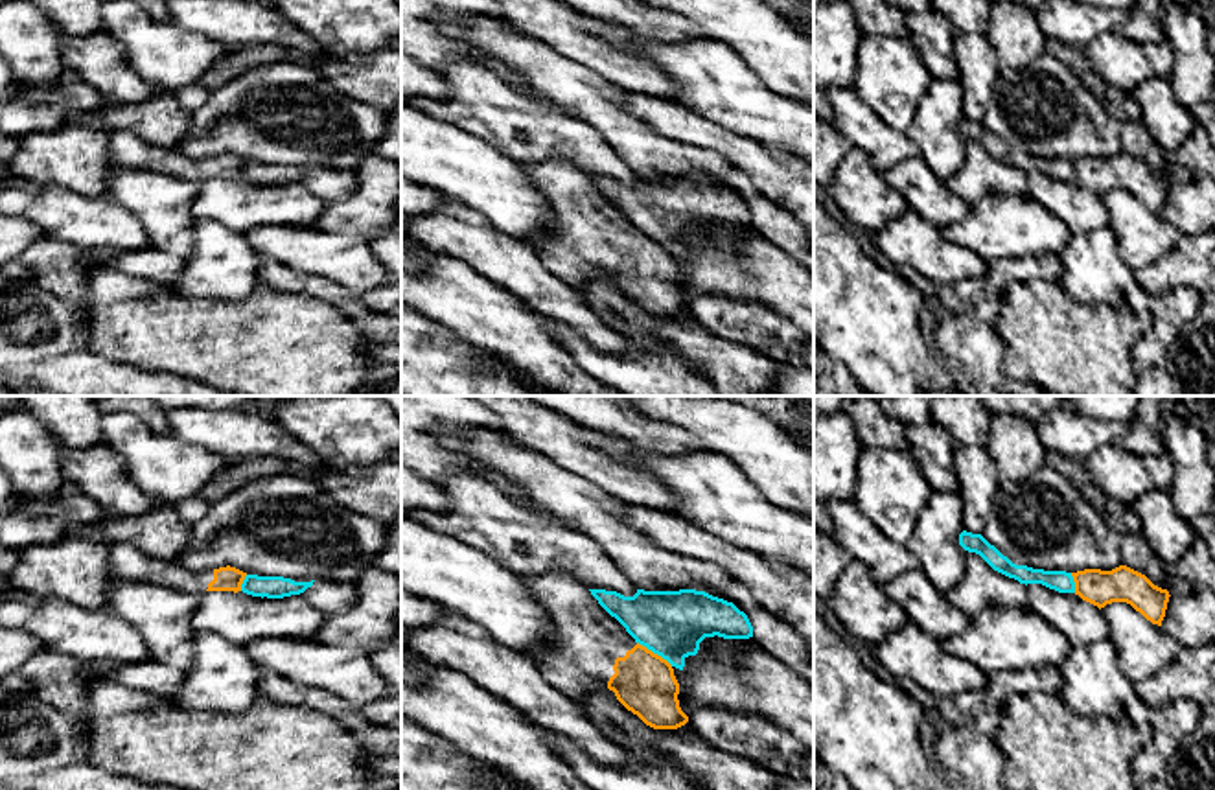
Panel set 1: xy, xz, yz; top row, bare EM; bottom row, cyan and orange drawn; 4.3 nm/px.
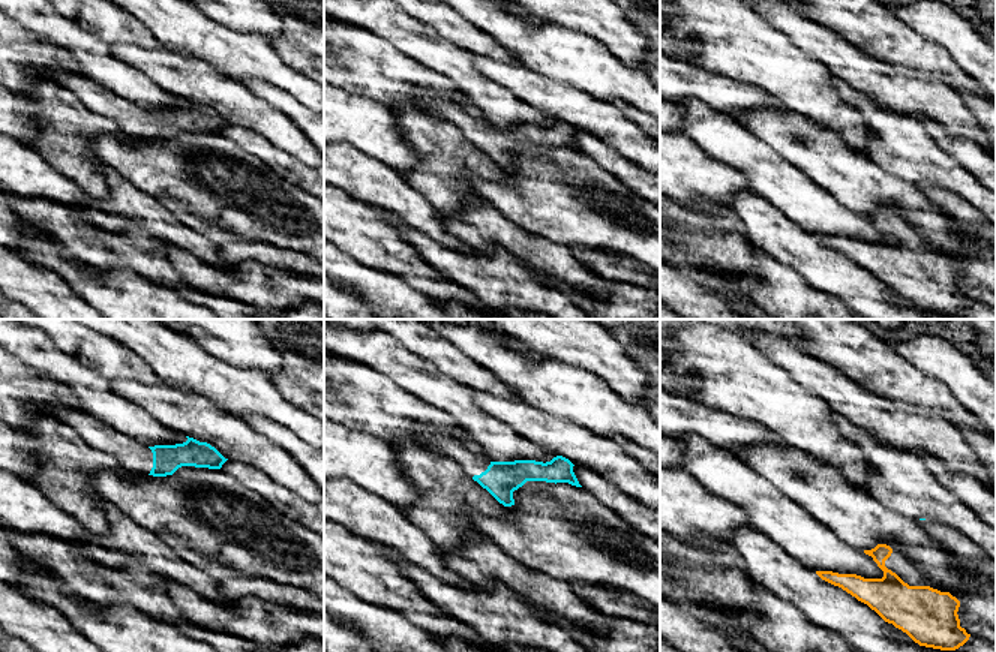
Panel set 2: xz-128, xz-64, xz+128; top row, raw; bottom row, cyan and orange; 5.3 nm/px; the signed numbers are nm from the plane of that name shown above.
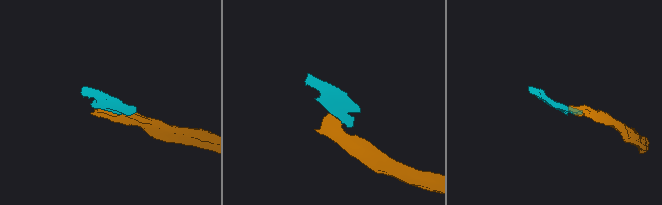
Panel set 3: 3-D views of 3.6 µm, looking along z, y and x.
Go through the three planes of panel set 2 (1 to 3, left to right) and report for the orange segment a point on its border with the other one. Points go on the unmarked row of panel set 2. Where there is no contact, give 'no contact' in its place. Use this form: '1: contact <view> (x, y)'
1: no contact
2: no contact
3: no contact

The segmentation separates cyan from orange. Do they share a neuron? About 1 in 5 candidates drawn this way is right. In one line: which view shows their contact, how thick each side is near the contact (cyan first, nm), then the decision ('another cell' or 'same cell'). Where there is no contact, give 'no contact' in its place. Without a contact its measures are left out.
contact in xz; calibres 280 and 260 nm; another cell

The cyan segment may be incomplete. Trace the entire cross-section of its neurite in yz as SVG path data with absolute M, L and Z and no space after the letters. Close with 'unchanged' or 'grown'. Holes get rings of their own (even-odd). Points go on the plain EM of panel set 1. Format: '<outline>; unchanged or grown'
M963 118L959 122L959 133L968 140L979 142L994 158L1018 168L1020 171L1042 171L1059 180L1075 180L1075 169L1071 160L1016 153L994 133L990 133L981 122Z; unchanged

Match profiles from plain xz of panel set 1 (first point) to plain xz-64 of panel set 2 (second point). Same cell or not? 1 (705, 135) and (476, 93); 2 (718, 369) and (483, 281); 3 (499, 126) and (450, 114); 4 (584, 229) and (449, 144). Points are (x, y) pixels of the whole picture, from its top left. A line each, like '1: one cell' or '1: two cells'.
1: two cells
2: two cells
3: two cells
4: one cell

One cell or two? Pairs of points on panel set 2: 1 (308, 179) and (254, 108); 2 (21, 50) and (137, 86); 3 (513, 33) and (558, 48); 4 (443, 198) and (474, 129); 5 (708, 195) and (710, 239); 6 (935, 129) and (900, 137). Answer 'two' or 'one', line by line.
1: two
2: two
3: one
4: two
5: two
6: two

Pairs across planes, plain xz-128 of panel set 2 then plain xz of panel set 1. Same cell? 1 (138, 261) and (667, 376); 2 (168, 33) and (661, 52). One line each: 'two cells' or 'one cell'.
1: one cell
2: one cell

